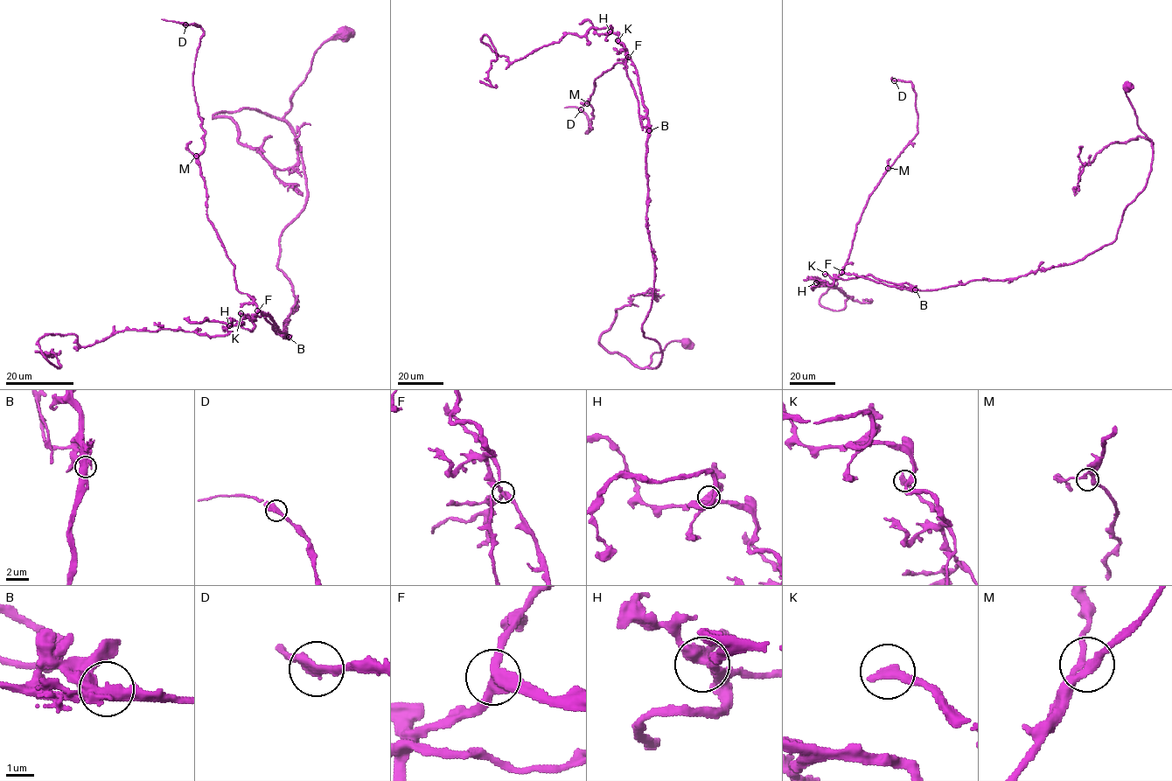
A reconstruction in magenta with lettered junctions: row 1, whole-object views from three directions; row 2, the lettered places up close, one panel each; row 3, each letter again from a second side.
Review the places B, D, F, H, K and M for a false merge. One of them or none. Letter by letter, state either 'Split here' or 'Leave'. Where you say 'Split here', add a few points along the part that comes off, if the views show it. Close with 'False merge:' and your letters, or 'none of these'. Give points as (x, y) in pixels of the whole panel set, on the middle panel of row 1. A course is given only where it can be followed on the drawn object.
B: Split here. Course of the part to remove: (650, 131), (640, 122), (638, 102), (626, 70), (627, 52), (617, 38)
D: Leave
F: Leave
H: Leave
K: Leave
M: Leave
False merge: B

